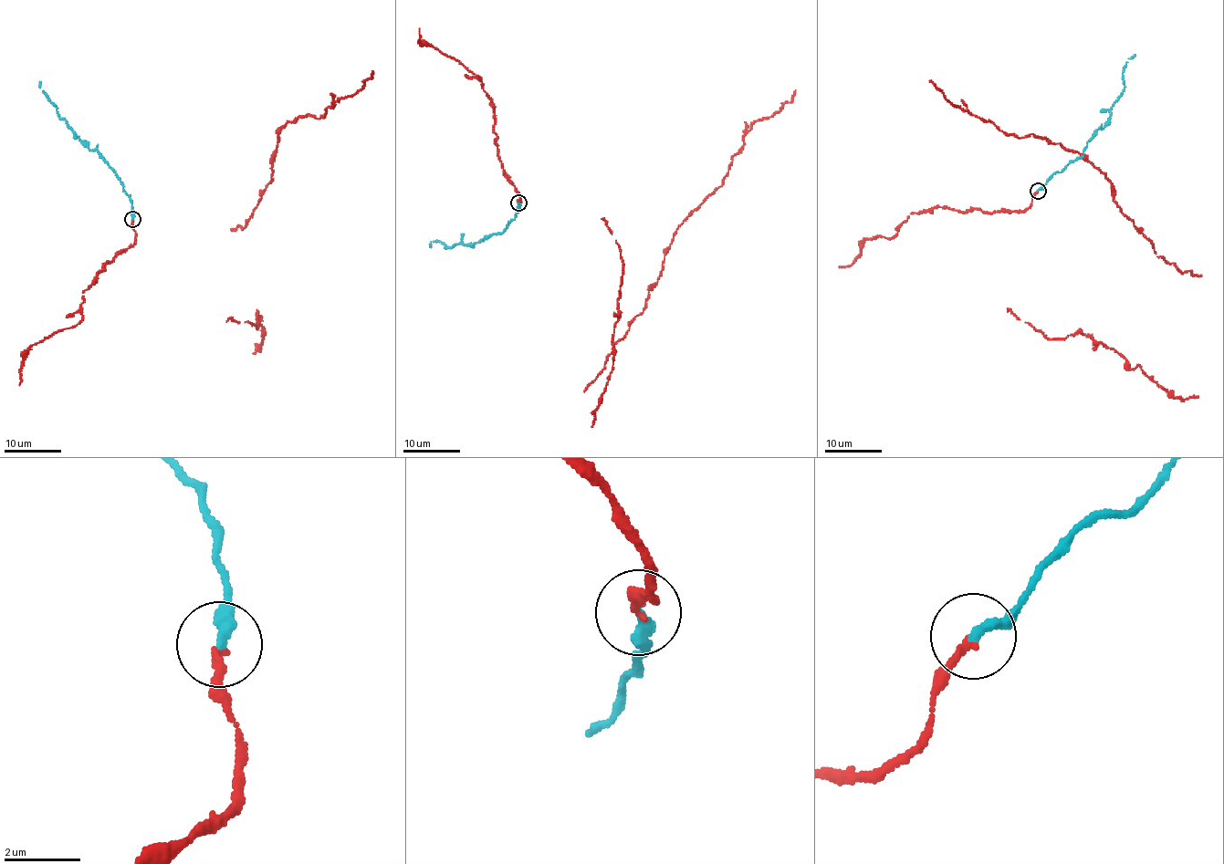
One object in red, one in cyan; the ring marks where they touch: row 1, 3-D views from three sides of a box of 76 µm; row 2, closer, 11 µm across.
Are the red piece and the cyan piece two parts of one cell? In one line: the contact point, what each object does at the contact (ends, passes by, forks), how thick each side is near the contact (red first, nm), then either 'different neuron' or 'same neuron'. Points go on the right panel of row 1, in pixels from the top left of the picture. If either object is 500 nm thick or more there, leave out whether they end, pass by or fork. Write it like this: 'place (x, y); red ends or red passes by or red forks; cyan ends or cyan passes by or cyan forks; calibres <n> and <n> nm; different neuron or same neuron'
place (1038, 191); red ends; cyan ends; calibres 240 and 320 nm; same neuron

